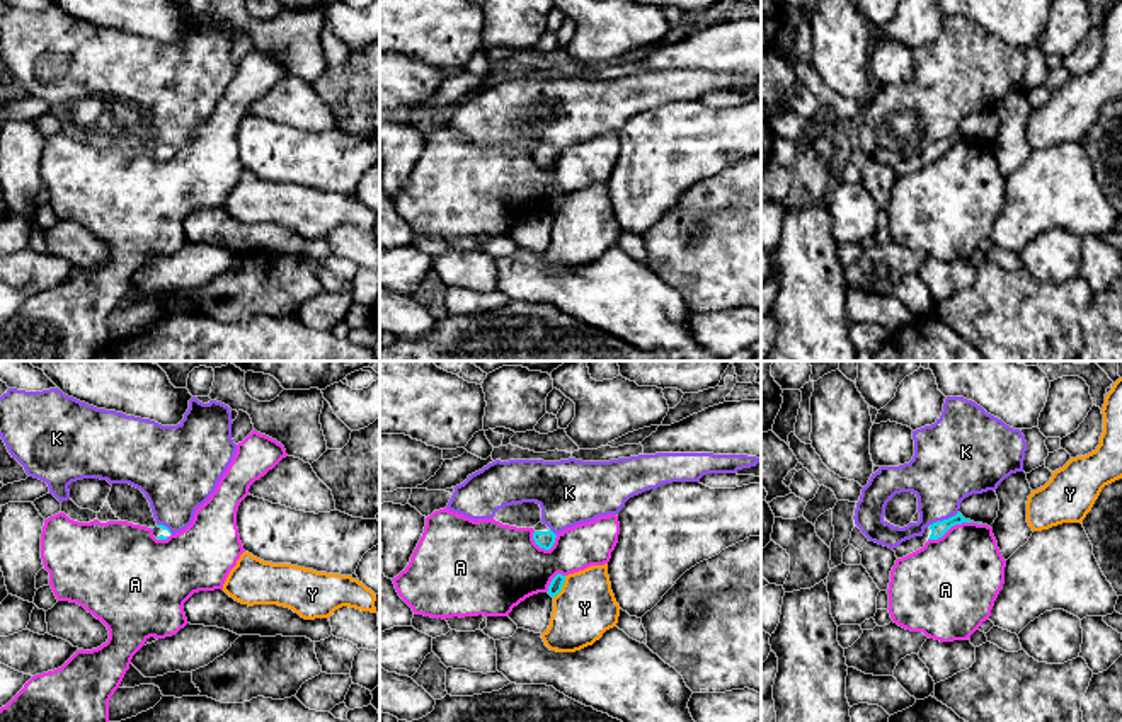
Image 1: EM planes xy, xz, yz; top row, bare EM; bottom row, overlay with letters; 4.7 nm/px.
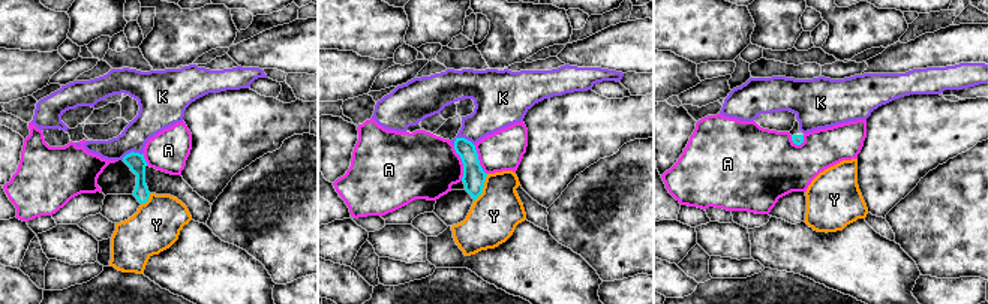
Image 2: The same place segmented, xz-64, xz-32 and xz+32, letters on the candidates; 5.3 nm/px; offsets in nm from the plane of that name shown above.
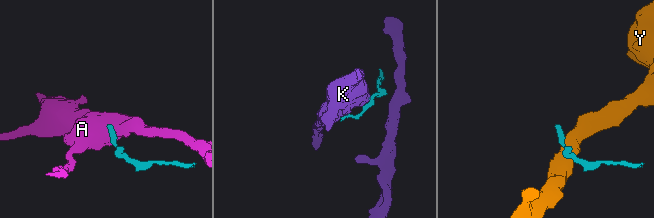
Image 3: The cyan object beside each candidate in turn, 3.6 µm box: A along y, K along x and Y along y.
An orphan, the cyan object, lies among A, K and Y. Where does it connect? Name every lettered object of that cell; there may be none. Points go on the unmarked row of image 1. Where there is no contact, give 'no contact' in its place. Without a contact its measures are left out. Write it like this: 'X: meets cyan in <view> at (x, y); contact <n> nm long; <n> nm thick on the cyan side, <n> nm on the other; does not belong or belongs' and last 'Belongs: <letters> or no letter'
A: meets cyan in yz at (950, 145); contact 240 nm long; 70 nm thick on the cyan side, 420 nm on the other; does not belong
K: meets cyan in yz at (944, 138); contact 160 nm long; 70 nm thick on the cyan side, 340 nm on the other; does not belong
Y: meets cyan in xz at (560, 206); contact 130 nm long; 60 nm thick on the cyan side, 280 nm on the other; does not belong
Belongs: no letter

